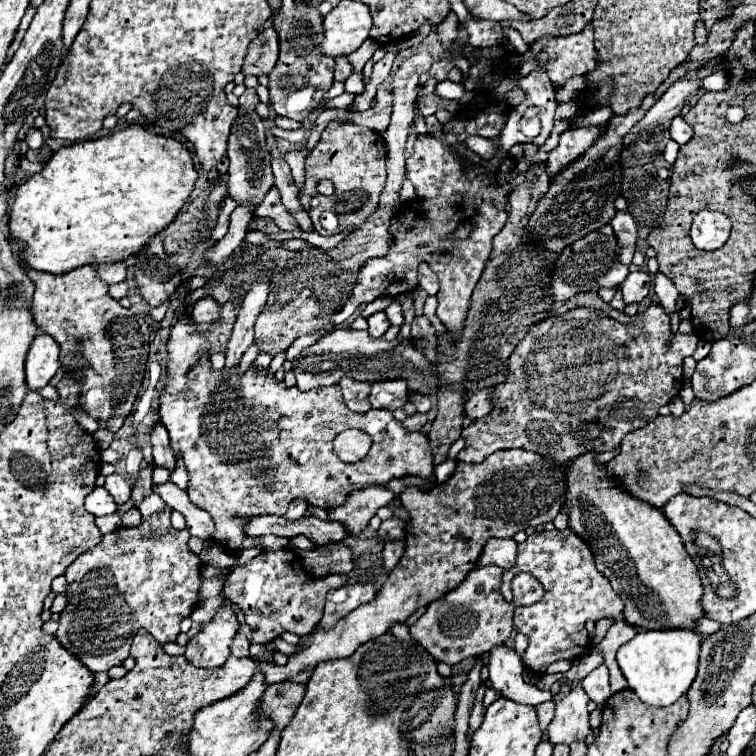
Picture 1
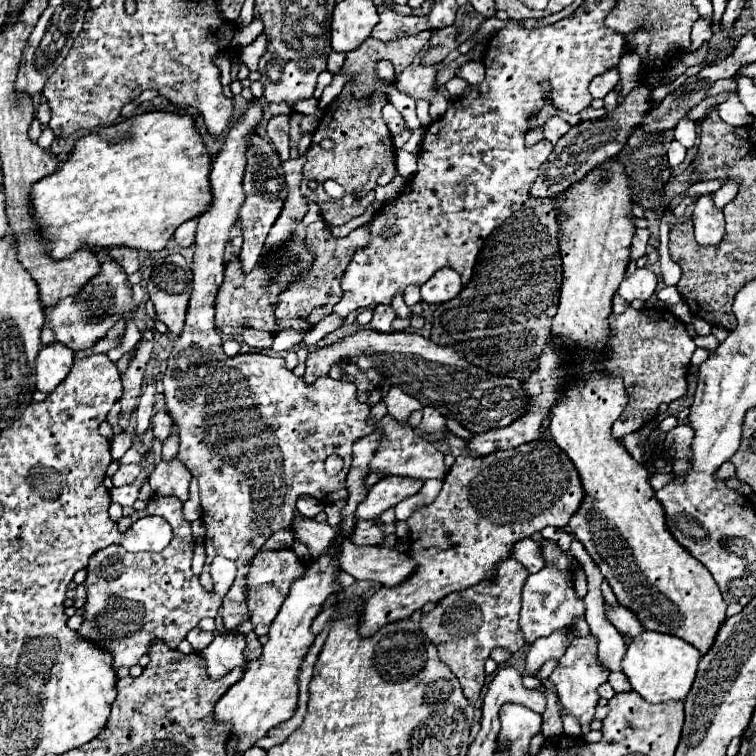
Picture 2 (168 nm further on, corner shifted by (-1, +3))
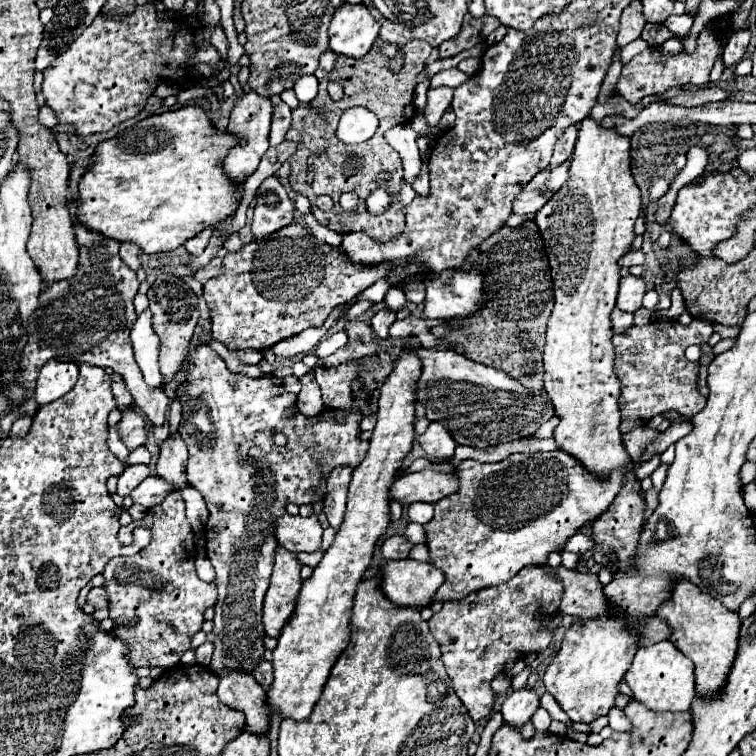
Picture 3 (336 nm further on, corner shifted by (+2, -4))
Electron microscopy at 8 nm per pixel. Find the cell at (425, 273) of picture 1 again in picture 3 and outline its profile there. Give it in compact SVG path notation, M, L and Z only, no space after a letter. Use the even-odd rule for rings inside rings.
M444 270L438 276L428 276L426 284L426 300L424 300L424 316L426 318L456 318L474 312L482 302L482 280L480 270Z

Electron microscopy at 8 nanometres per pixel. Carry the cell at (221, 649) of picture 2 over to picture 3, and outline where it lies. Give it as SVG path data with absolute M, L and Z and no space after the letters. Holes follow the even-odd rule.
M226 668L218 678L218 698L246 714L246 730L252 730L254 734L268 730L268 726L264 726L264 710L260 710L260 706L264 706L264 688L252 674Z

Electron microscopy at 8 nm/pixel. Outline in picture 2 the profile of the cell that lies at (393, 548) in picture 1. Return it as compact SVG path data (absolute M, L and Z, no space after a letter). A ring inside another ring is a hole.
M281 549L281 551L261 551L251 565L251 571L247 575L247 585L249 585L249 595L247 595L247 603L251 609L251 623L255 625L255 633L267 635L271 621L275 619L275 615L279 613L289 587L295 579L299 579L305 571L305 565L297 559L297 555L291 549Z

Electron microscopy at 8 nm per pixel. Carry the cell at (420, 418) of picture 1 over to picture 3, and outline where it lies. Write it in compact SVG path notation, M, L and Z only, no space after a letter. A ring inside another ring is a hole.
M430 422L426 432L422 436L418 436L418 442L424 448L424 452L428 454L428 458L438 458L442 462L442 460L448 460L454 456L456 442L442 428L440 422Z

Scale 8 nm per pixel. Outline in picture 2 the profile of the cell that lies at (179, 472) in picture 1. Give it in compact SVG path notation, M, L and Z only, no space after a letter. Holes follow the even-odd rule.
M195 479L191 481L189 493L191 495L185 501L185 505L183 505L183 513L185 513L185 519L187 521L197 521L197 519L201 519L201 503L199 503L199 487L197 487L197 481Z

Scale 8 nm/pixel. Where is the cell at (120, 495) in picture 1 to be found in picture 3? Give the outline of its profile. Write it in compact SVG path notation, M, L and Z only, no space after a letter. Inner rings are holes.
M140 464L128 466L128 468L120 474L120 478L118 478L118 494L120 494L122 498L126 498L126 496L130 494L130 490L136 488L146 476L150 476L148 466L140 466Z

